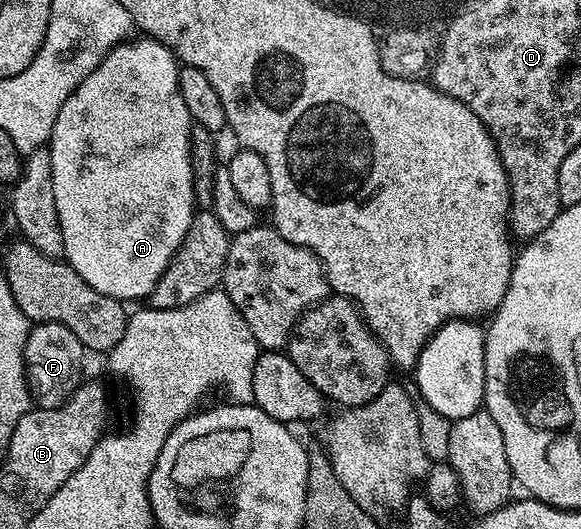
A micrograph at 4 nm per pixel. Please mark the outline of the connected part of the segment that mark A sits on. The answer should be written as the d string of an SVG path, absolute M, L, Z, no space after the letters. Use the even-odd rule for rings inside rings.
M147 36L133 37L127 44L114 47L101 60L98 68L94 68L94 72L90 72L90 76L86 76L86 80L78 84L78 88L69 96L66 104L62 104L52 129L52 136L48 139L46 149L50 152L50 180L54 180L54 208L58 208L58 224L62 224L63 261L70 263L74 272L78 272L78 276L82 276L82 280L86 280L90 288L111 298L144 300L147 299L150 292L154 292L154 284L158 284L170 260L178 252L192 223L192 215L197 209L194 196L194 176L192 175L192 128L194 123L186 108L186 100L182 100L180 67L181 63L168 46L163 46L162 43L155 42Z

